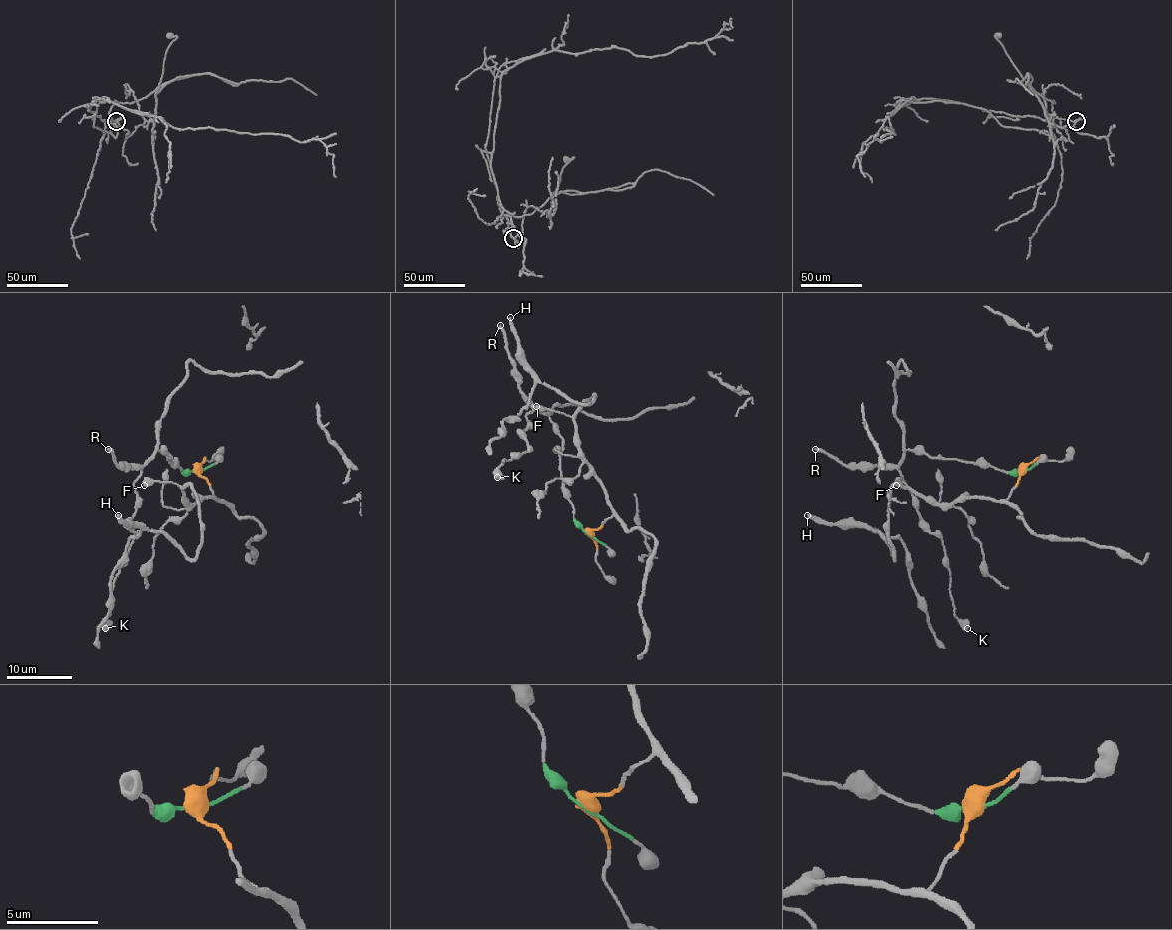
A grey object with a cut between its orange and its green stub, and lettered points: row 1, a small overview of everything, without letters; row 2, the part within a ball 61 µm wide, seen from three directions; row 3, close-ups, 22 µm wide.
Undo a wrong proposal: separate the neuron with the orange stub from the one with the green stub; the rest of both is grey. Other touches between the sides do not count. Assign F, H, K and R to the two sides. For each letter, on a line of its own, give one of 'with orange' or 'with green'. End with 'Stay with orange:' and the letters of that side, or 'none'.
F: with orange
H: with orange
K: with green
R: with green
Stay with orange: F, H

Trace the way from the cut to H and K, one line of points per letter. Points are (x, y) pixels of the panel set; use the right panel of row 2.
H: (1023, 470), (1004, 500), (927, 501), (894, 485), (894, 559), (871, 528), (807, 515)
K: (1023, 470), (997, 470), (909, 449), (899, 467), (922, 523), (945, 547), (954, 616), (968, 628)

